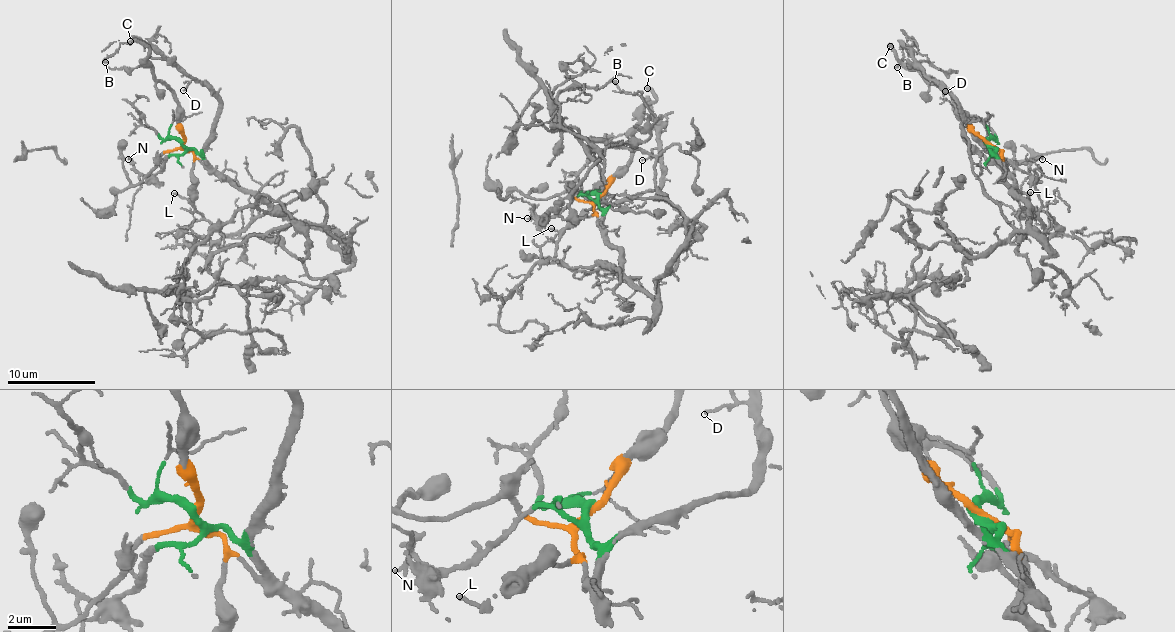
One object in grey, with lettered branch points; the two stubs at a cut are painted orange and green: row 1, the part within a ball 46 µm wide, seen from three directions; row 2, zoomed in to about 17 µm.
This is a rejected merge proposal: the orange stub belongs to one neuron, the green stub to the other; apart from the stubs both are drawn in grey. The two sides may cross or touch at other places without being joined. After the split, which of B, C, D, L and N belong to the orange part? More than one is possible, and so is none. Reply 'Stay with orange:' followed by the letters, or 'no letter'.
Stay with orange: C, L

